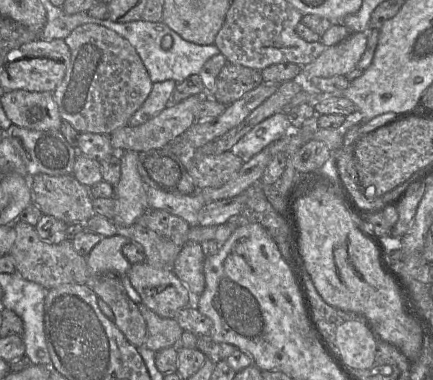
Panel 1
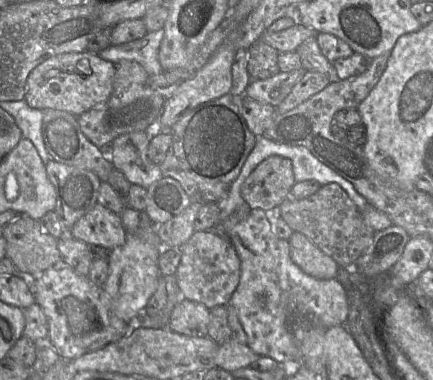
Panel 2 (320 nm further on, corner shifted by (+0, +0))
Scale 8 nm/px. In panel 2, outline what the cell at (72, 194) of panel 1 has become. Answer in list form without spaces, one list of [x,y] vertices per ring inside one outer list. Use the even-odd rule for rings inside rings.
[[[96,204],[80,218],[71,228],[70,234],[88,245],[99,245],[109,250],[122,246],[127,236],[120,215],[101,204]]]

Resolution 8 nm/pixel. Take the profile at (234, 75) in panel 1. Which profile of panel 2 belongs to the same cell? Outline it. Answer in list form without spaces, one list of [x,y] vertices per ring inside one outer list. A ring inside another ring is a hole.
[[[257,40],[248,48],[247,69],[252,79],[264,80],[279,73],[279,51],[262,40]]]

